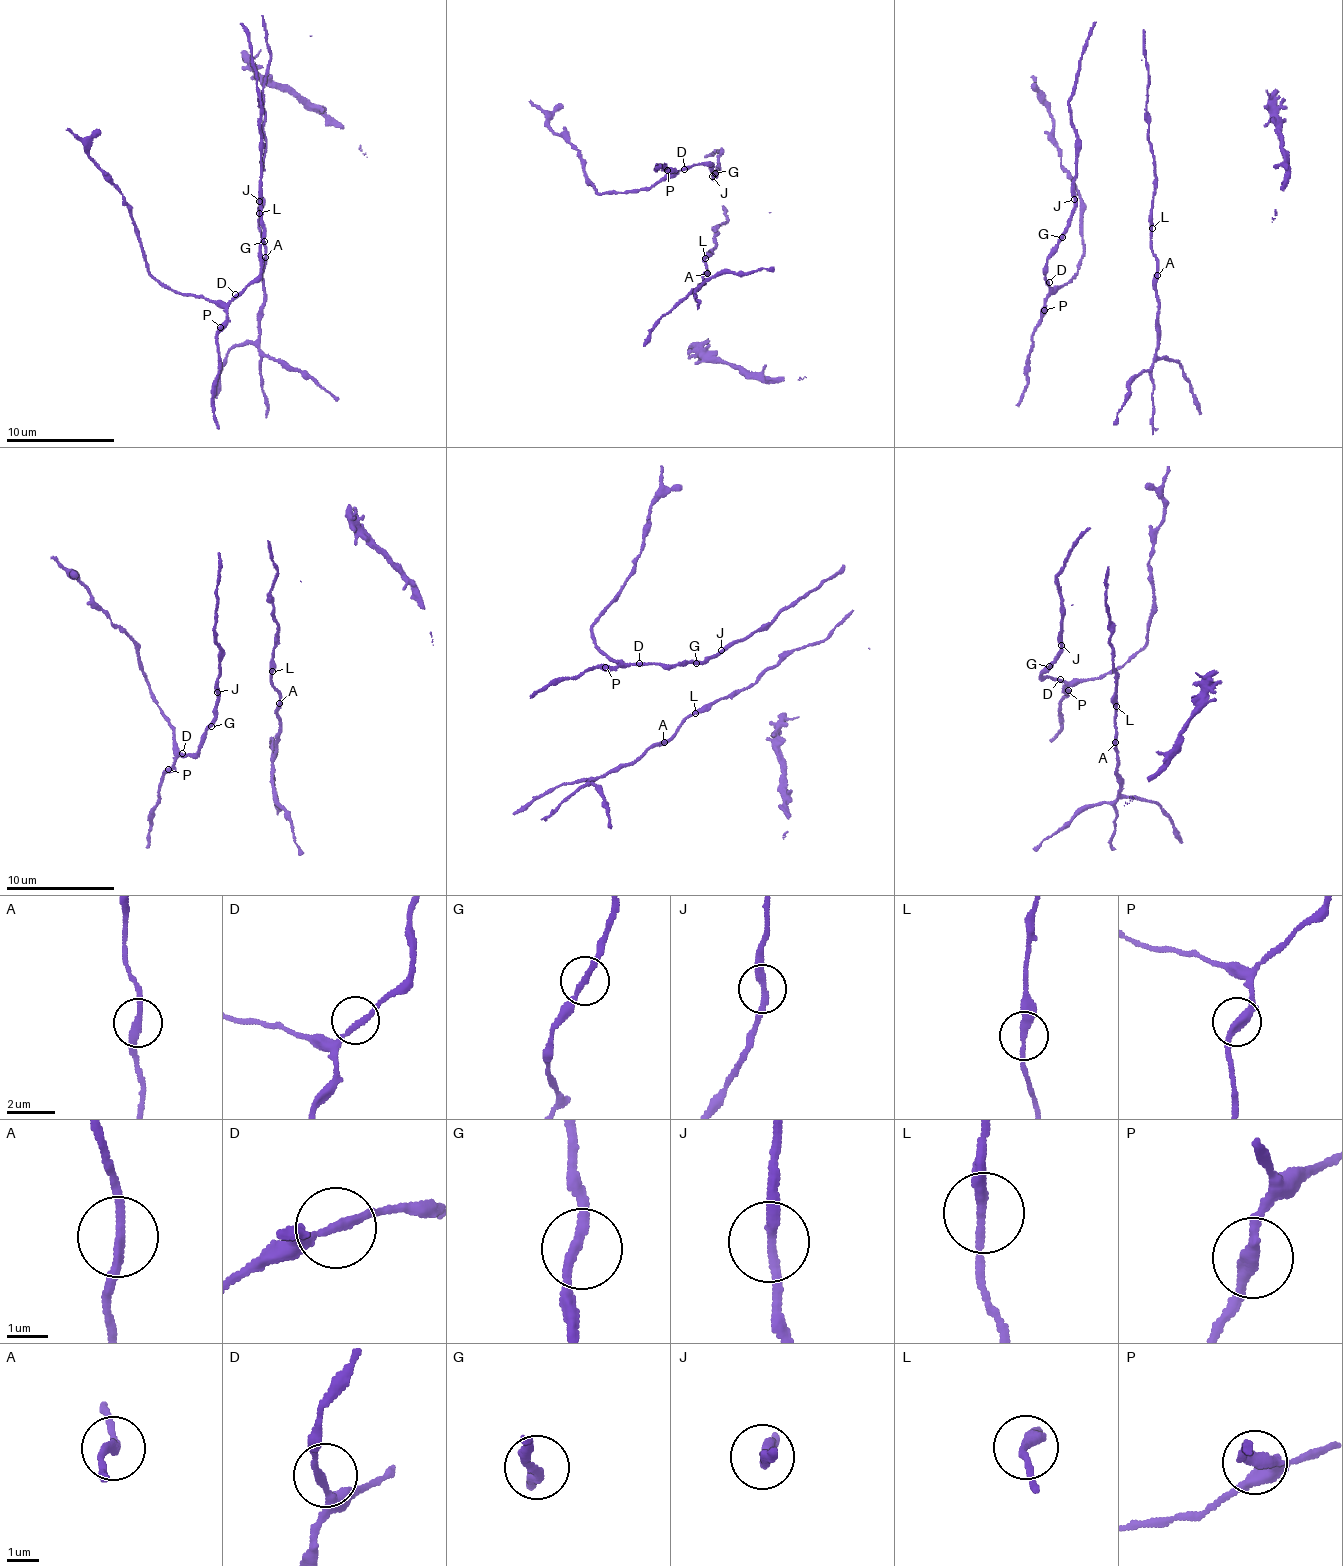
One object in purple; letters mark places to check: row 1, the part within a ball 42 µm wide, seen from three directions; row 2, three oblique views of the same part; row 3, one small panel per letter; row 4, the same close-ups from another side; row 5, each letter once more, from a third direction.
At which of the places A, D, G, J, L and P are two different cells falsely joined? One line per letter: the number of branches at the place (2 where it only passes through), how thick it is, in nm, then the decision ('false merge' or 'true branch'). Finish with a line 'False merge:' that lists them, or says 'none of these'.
A: 2 branches meet; 240 nm thick; true branch
D: 2 branches meet; 200 nm thick; true branch
G: 2 branches meet; 220 nm thick; true branch
J: 2 branches meet; 260 nm thick; true branch
L: 2 branches meet; 260 nm thick; true branch
P: 2 branches meet; 320 nm thick; true branch
False merge: none of these

